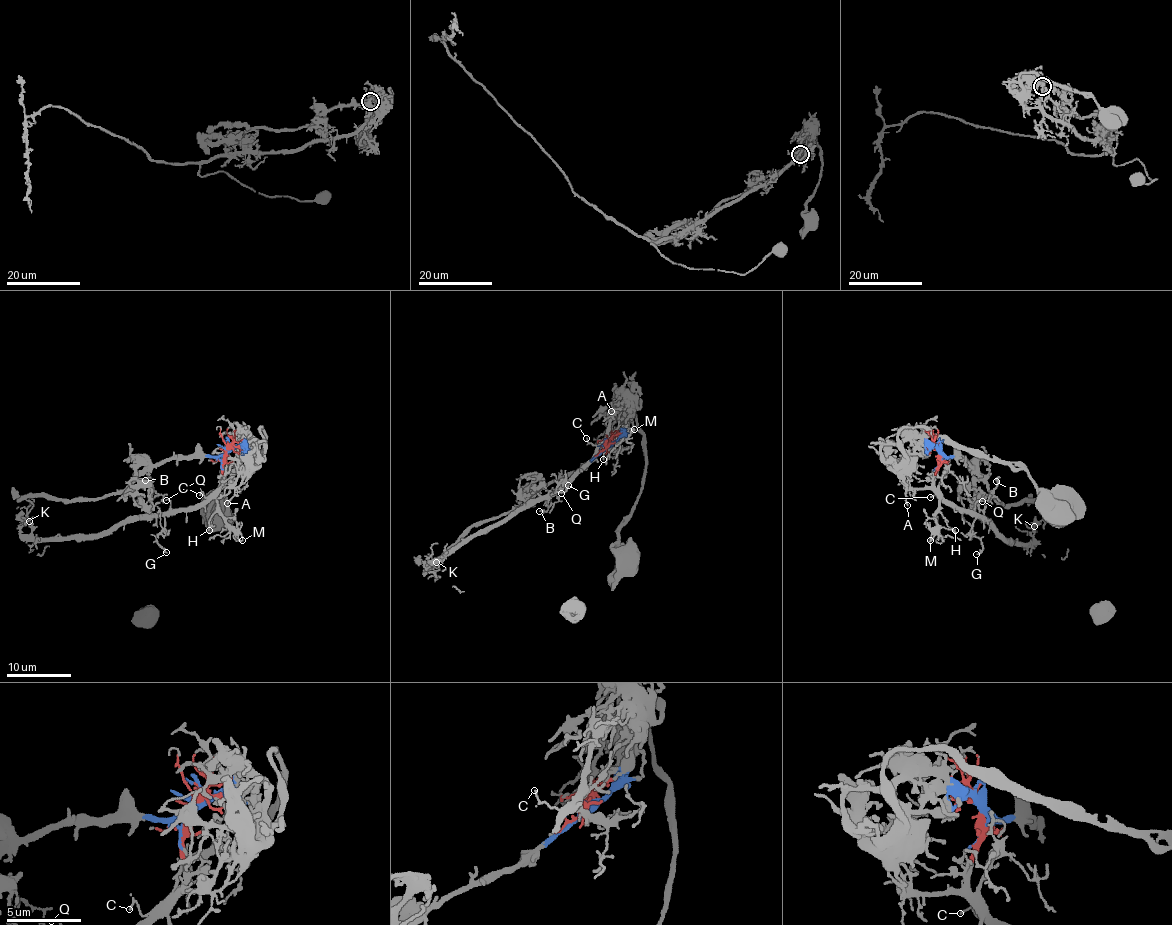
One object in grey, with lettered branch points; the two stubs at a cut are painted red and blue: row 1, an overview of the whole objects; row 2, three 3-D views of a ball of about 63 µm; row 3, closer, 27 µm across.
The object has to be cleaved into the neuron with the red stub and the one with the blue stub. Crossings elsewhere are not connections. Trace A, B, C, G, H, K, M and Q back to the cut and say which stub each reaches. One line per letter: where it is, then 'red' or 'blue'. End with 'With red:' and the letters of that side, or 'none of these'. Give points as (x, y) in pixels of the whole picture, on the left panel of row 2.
A: at (227, 503); red
B: at (145, 480); red
C: at (199, 495); red
G: at (166, 552); red
H: at (209, 530); red
K: at (29, 521); red
M: at (242, 540); red
Q: at (166, 500); red
With red: A, B, C, G, H, K, M, Q

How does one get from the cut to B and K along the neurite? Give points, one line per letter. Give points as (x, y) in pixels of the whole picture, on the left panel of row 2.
B: (227, 450), (223, 485), (192, 507), (153, 513), (152, 483), (149, 478), (144, 480)
K: (227, 450), (223, 485), (197, 505), (131, 516), (102, 533), (70, 537), (36, 538), (31, 533), (29, 520)

